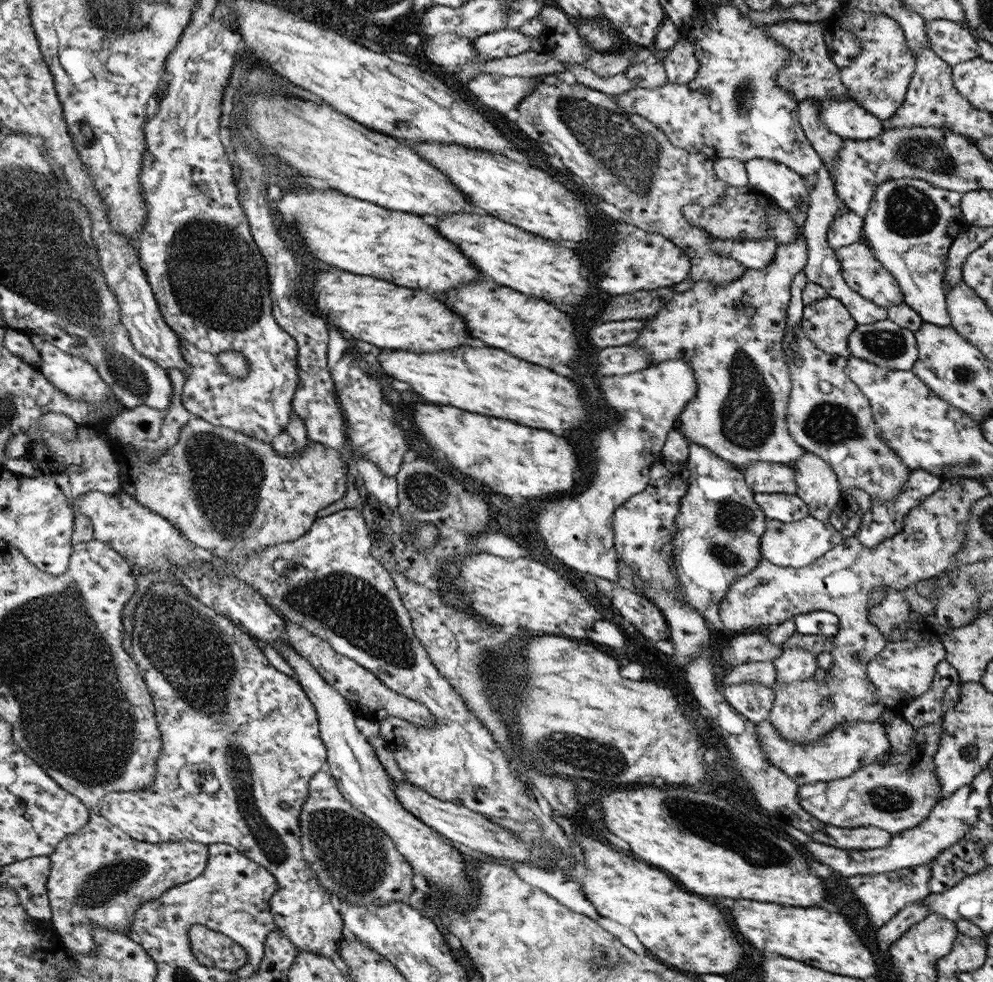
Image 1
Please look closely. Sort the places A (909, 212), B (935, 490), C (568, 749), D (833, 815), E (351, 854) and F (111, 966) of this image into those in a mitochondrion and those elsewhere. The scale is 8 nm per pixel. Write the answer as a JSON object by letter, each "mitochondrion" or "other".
{"A":"mitochondrion","B":"other","C":"mitochondrion","D":"other","E":"mitochondrion","F":"other"}

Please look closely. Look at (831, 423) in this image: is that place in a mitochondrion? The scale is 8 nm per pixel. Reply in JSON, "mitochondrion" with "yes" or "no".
{"mitochondrion":"yes"}

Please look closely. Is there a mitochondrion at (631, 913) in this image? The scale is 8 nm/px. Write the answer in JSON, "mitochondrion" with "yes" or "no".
{"mitochondrion":"no"}

